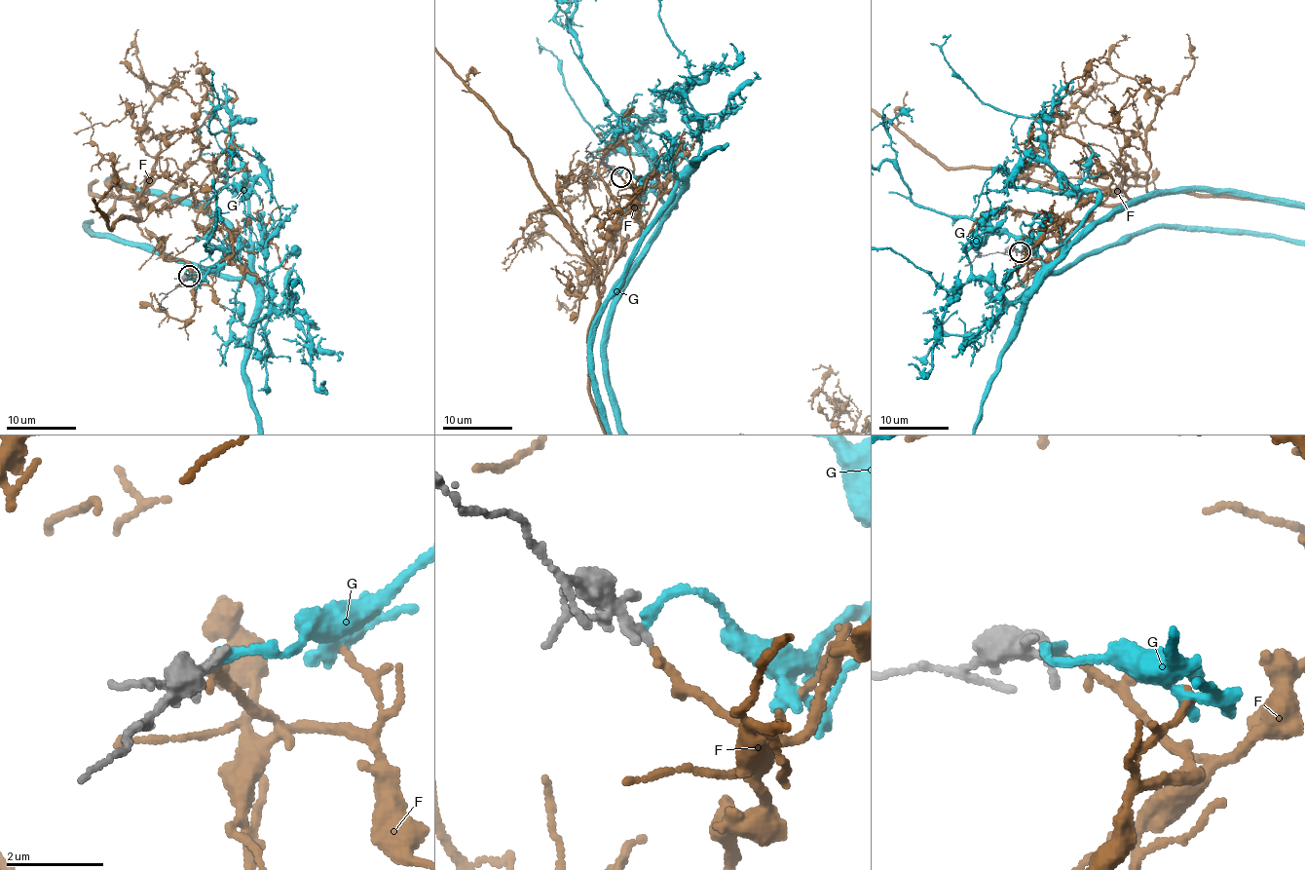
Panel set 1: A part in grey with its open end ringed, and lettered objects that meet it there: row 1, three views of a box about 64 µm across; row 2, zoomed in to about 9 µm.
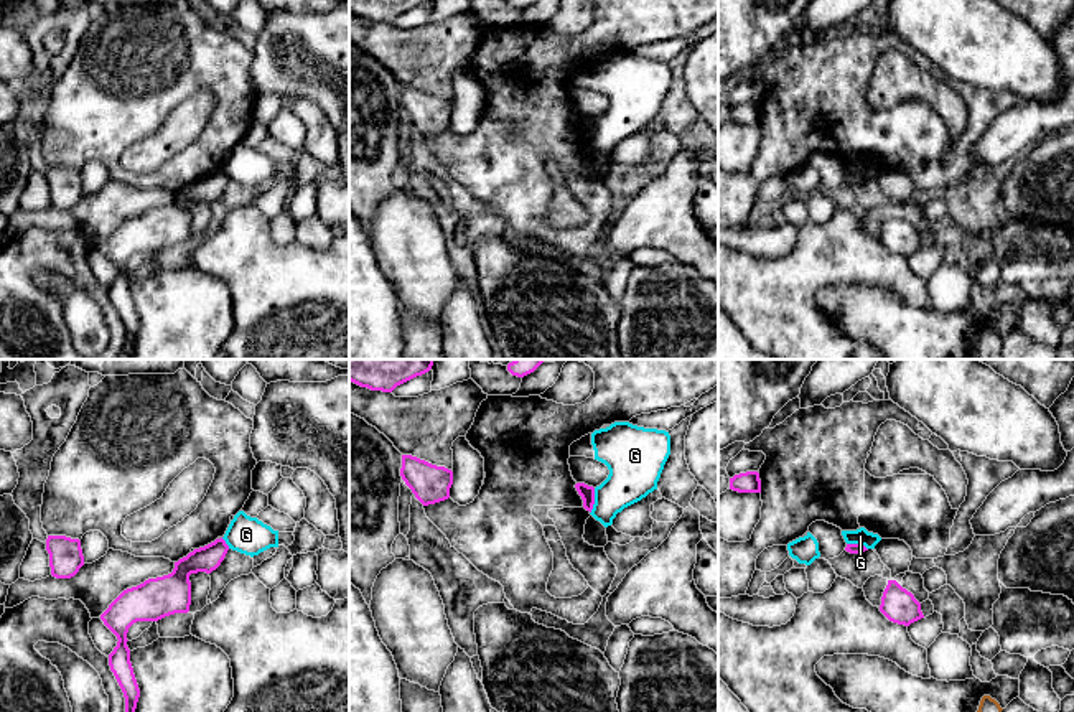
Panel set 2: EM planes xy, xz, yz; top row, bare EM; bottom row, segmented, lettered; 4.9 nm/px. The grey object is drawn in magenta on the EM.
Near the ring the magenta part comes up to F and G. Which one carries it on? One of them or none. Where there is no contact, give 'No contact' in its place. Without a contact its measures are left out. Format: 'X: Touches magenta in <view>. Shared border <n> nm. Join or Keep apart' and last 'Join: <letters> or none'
F: No contact. Join
G: Touches magenta in xz. Shared border 130 nm. Keep apart
Join: F

